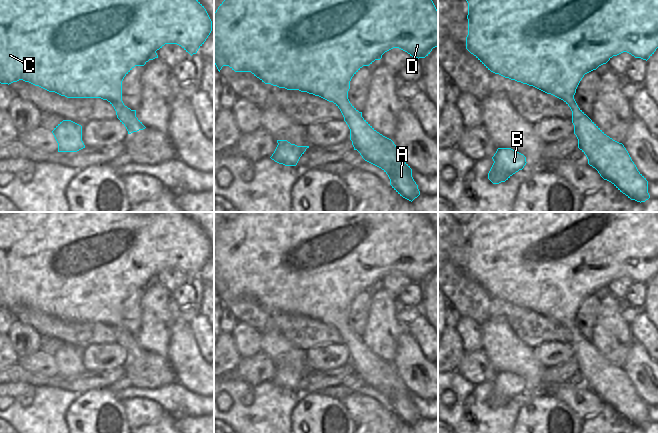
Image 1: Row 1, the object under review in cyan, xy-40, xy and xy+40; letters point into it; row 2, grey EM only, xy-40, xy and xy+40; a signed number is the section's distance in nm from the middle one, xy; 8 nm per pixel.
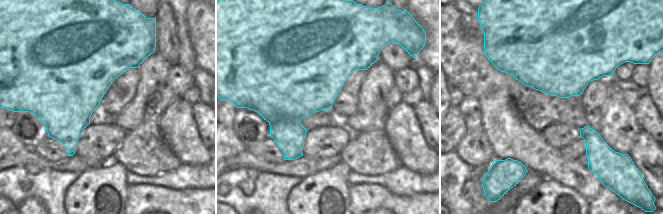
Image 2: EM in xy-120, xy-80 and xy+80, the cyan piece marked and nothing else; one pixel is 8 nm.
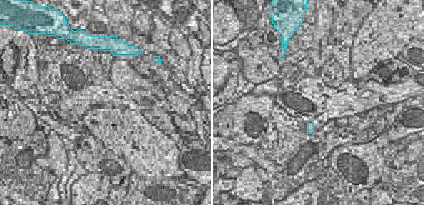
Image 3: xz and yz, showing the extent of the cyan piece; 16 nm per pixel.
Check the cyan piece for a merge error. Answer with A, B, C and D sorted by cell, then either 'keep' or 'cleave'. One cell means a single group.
A B C D; keep

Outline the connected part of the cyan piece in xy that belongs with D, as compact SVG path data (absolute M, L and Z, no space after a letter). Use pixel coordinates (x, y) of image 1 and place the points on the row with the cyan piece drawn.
M224 0L214 13L214 64L218 71L223 66L229 66L235 72L251 72L265 84L271 84L287 90L299 90L315 96L319 96L329 102L333 102L341 111L344 121L350 129L350 140L354 150L357 150L362 158L381 168L389 177L392 188L403 198L413 201L420 195L418 185L412 177L412 169L404 161L394 142L377 132L349 101L348 91L352 77L363 67L369 66L375 60L380 60L382 55L393 49L399 48L407 52L413 58L425 58L433 48L438 46L438 10L432 0Z

